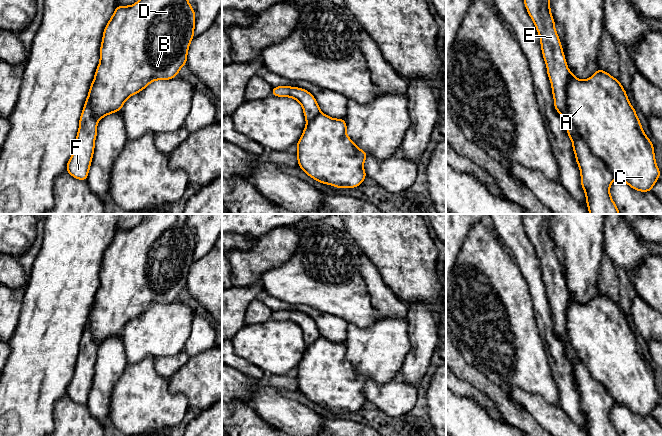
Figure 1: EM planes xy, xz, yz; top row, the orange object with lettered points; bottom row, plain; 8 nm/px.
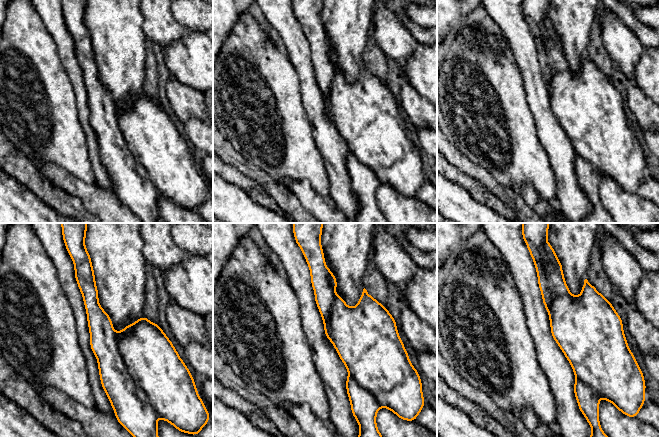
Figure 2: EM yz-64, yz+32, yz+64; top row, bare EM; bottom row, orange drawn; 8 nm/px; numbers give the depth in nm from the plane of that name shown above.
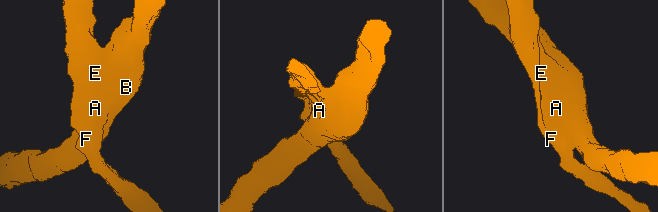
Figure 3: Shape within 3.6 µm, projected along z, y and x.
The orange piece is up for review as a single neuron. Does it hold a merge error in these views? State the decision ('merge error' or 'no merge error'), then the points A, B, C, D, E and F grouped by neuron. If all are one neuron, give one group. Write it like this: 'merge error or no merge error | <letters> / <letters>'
merge error | A B C D / E F

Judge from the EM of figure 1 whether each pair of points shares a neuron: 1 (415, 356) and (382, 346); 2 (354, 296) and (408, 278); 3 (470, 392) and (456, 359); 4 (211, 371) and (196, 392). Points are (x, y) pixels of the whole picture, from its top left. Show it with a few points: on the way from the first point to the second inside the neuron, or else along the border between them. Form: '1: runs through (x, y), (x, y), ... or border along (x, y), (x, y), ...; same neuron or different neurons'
1: runs through (407, 352), (402, 347), (390, 347); same neuron
2: border along (359, 269), (366, 284), (371, 305), (376, 313); different neurons
3: border along (456, 376), (486, 396); different neurons
4: runs through (208, 376), (201, 387); same neuron

